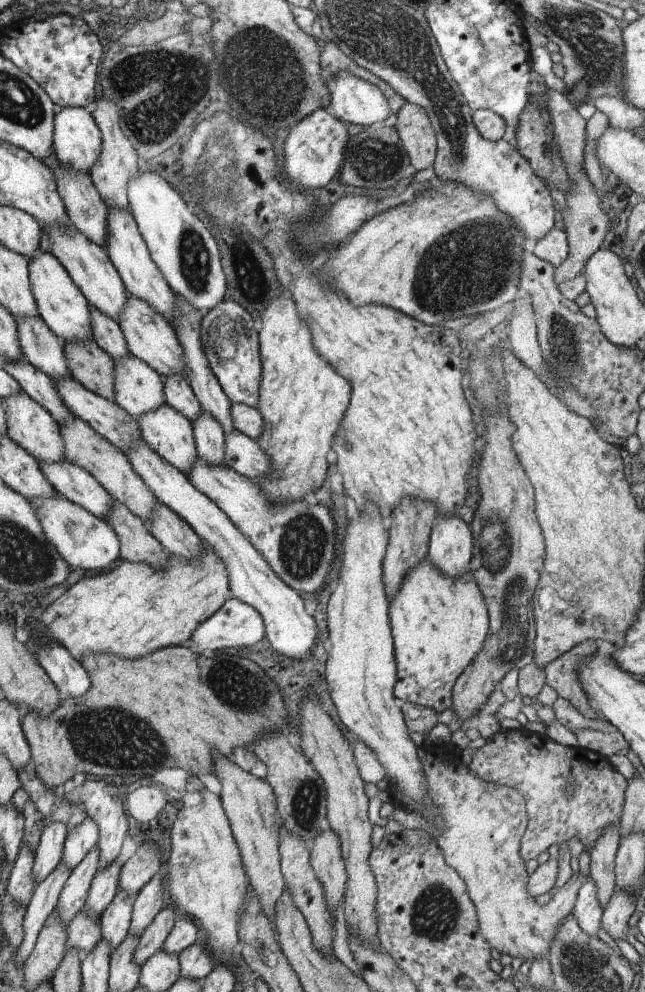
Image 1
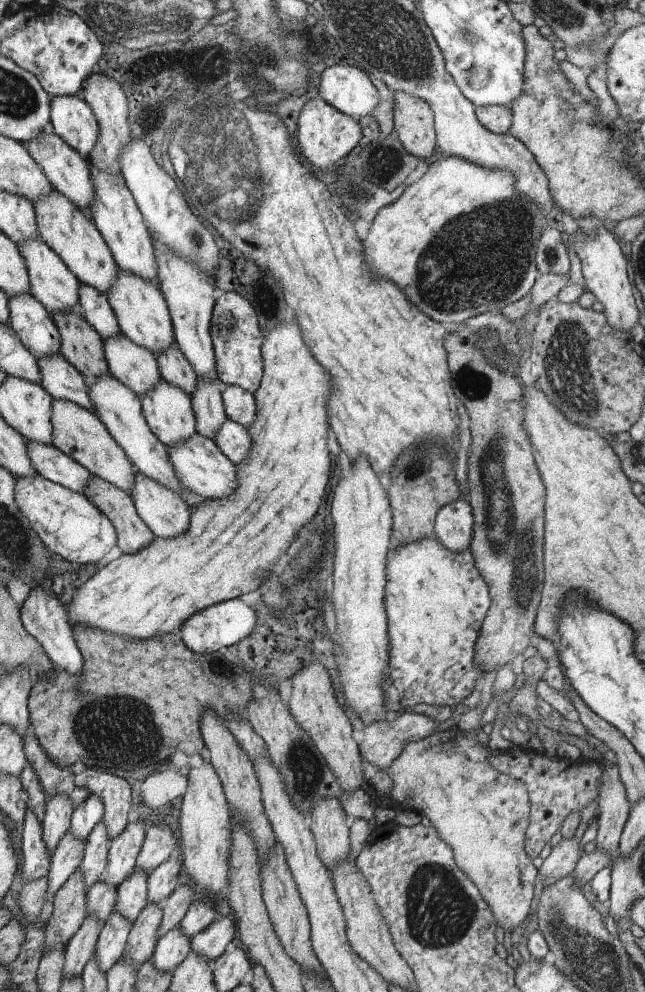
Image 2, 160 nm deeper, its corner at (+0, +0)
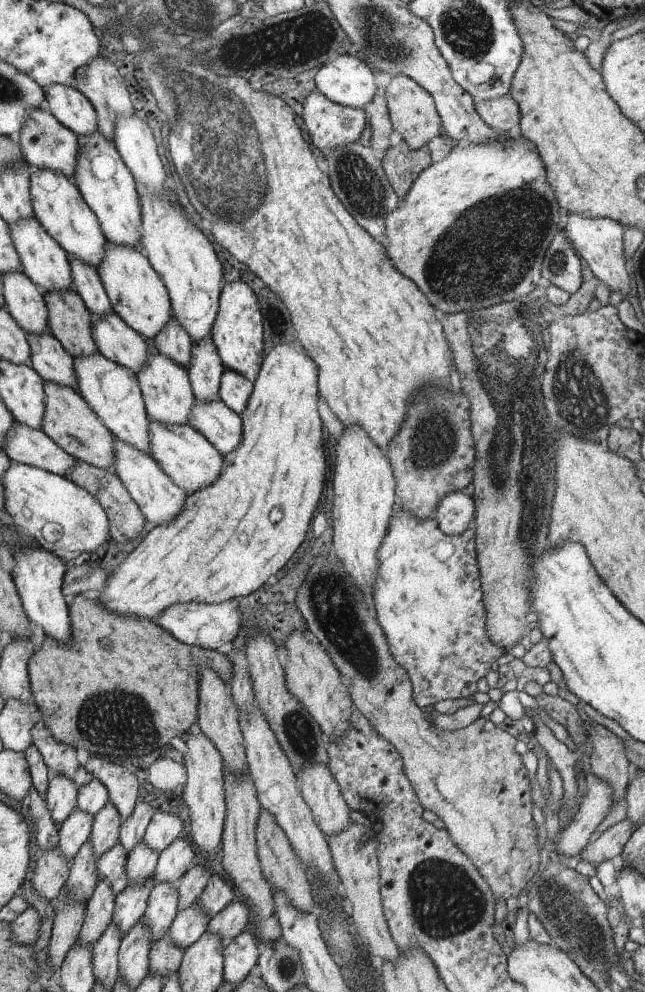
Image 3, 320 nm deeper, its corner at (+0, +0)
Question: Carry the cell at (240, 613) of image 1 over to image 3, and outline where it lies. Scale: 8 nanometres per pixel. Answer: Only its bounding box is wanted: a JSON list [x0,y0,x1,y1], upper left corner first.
[155,601,241,651]

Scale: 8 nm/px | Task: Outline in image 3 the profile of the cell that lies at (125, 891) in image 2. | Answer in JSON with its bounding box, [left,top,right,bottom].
[127,840,159,883]

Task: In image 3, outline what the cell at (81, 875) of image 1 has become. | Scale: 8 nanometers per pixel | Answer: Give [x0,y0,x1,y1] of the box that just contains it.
[89,801,122,858]

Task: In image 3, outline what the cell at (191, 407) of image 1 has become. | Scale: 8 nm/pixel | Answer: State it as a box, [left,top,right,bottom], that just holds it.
[154,314,194,368]

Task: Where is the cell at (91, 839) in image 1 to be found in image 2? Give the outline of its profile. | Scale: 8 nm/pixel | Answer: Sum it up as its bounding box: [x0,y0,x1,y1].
[70,794,105,840]

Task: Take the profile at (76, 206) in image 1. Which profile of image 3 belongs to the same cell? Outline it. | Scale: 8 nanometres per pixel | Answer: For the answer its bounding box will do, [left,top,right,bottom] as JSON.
[16,107,79,183]

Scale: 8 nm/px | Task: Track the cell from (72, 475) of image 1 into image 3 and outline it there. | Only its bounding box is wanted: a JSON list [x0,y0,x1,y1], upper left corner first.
[3,420,76,477]

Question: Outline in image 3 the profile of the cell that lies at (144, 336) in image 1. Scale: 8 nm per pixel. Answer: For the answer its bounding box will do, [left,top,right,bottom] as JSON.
[97,241,171,340]

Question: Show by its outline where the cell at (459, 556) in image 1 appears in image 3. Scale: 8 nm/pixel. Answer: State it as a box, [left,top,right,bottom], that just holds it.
[434,491,475,534]

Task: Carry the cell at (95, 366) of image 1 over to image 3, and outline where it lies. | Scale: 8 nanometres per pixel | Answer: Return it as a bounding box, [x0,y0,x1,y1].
[42,288,98,357]

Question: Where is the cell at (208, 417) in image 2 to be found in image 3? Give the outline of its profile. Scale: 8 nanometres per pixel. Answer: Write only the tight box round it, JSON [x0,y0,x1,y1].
[189,336,225,401]

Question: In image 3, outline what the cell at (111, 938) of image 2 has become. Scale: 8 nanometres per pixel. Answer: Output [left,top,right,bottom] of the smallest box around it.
[112,875,158,940]

